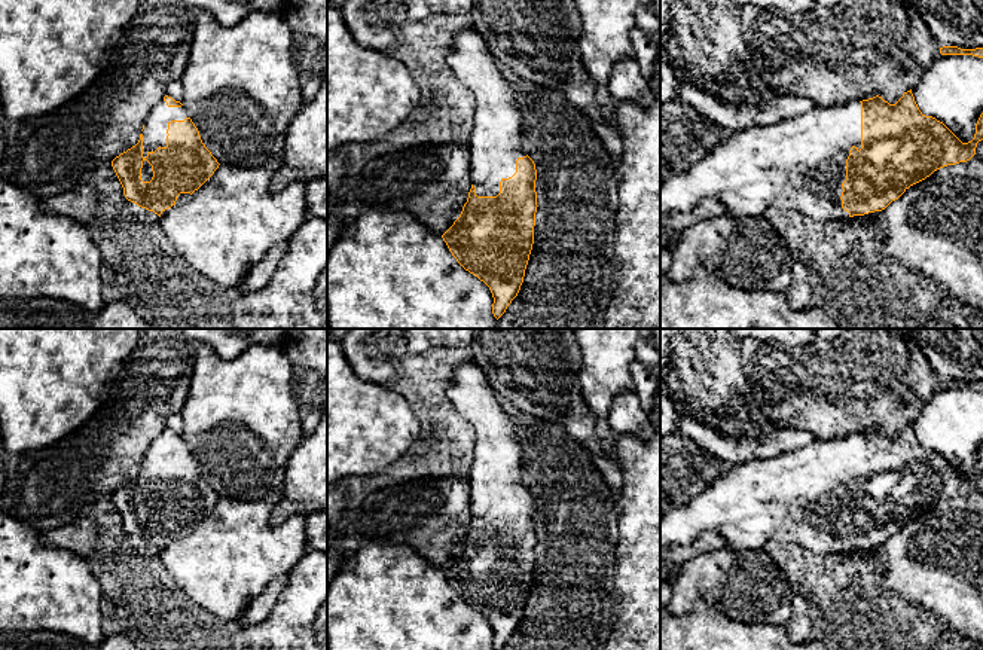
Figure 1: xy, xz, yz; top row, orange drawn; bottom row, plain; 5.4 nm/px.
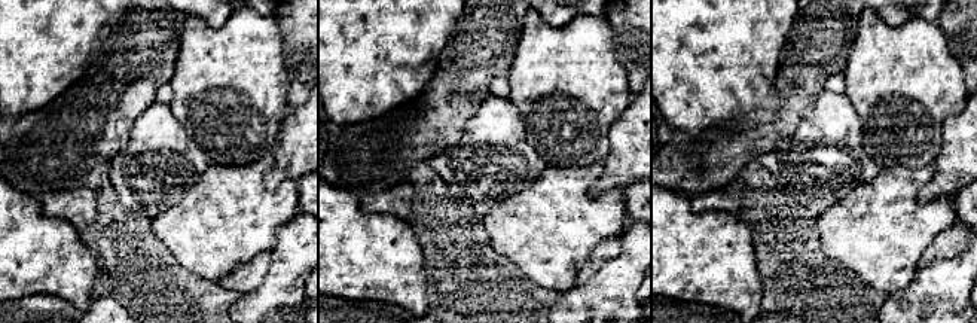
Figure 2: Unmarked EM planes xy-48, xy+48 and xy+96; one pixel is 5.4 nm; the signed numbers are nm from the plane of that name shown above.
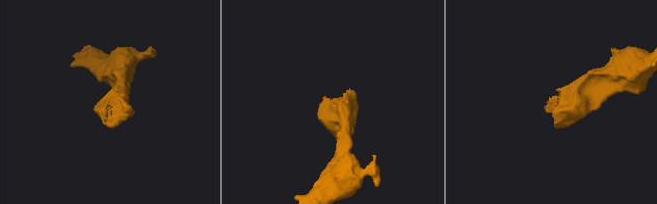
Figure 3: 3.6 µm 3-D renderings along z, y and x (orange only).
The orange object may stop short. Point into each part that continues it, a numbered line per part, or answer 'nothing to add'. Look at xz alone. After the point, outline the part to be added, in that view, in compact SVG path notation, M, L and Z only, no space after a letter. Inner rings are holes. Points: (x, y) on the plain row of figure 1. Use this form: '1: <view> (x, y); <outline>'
1: xz (495, 476); M474 357L460 363L446 390L458 414L474 428L474 457L468 473L470 515L477 530L497 530L500 515L516 506L522 482L523 430L501 406Z

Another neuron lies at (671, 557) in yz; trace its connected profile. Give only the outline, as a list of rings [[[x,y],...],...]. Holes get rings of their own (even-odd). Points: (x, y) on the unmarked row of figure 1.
[[[705,531],[697,535],[689,544],[683,546],[660,546],[660,583],[672,583],[681,568],[681,565],[690,558],[711,552],[715,549],[726,549],[727,541],[714,531]]]

